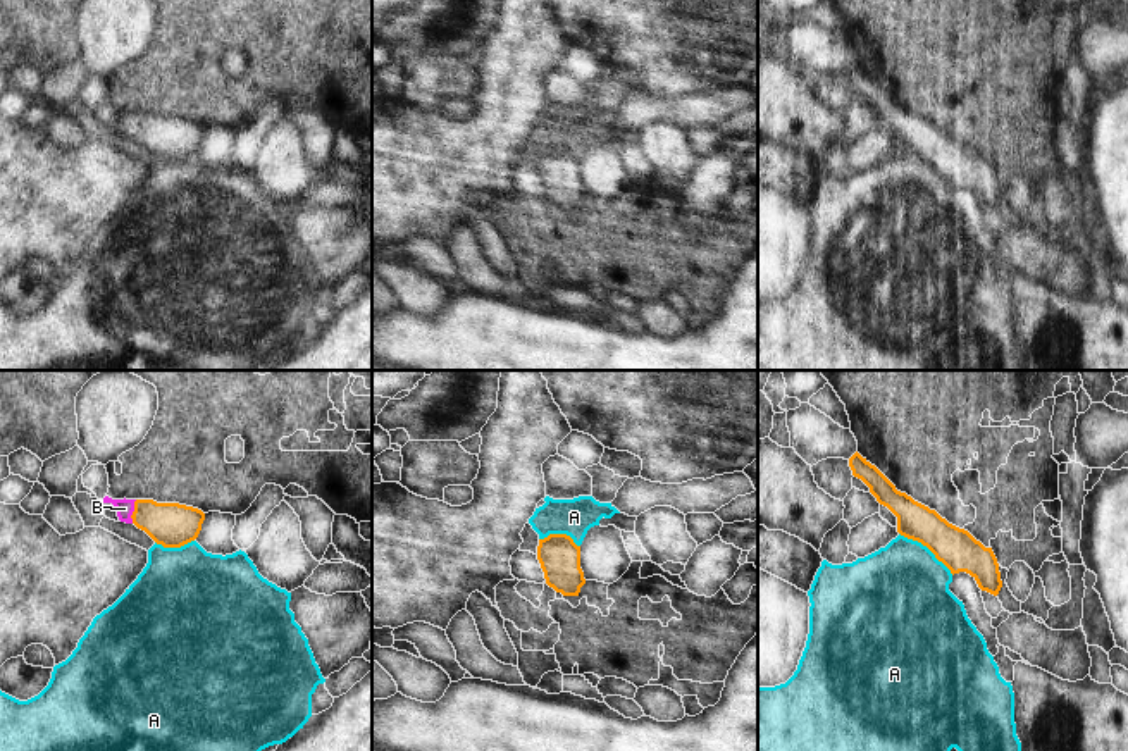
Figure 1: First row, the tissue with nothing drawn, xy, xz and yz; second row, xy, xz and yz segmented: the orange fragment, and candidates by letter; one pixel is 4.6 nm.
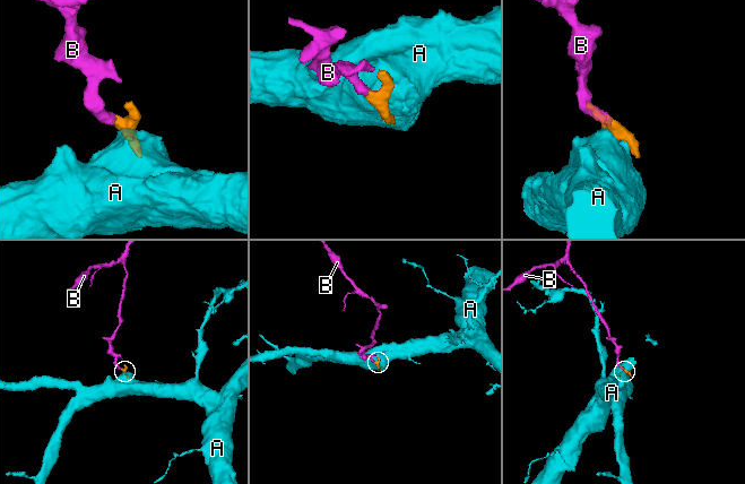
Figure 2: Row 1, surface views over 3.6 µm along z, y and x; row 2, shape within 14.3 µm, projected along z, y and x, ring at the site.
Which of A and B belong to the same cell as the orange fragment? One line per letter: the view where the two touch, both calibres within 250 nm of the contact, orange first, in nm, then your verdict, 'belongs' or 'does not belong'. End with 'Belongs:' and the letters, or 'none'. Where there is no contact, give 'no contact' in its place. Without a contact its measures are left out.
A: yz | 190/440 nm | does not belong
B: xy | 200/90 nm | belongs
Belongs: B

